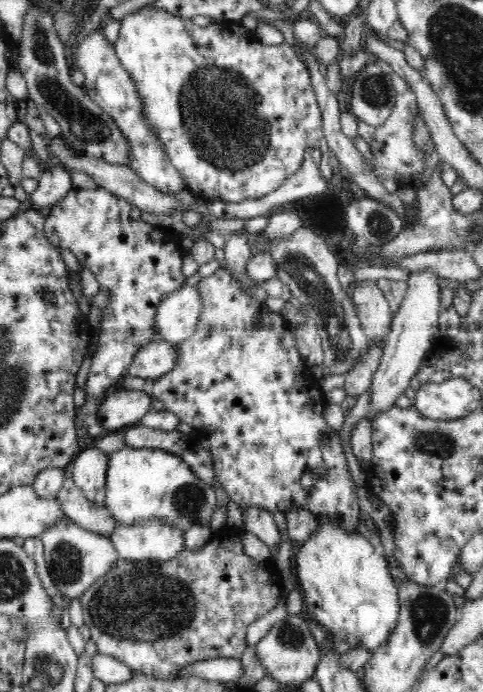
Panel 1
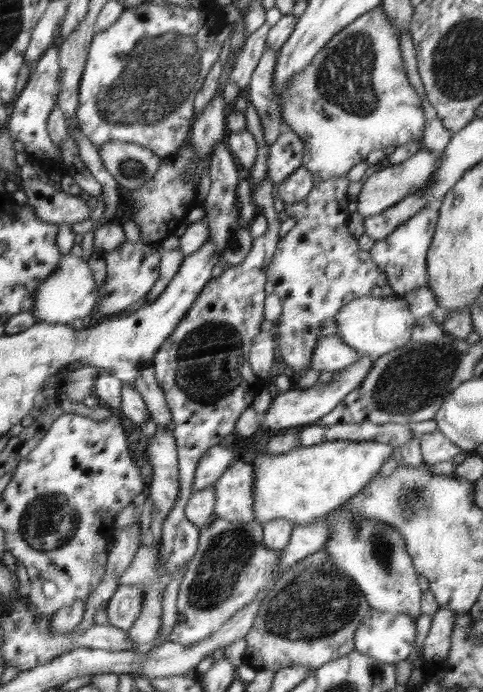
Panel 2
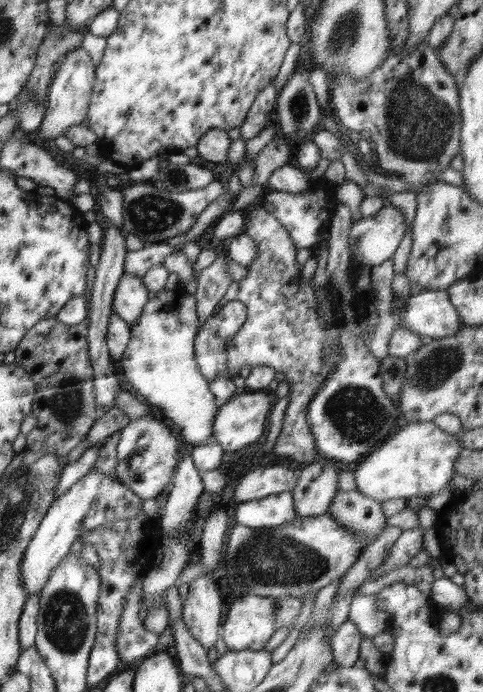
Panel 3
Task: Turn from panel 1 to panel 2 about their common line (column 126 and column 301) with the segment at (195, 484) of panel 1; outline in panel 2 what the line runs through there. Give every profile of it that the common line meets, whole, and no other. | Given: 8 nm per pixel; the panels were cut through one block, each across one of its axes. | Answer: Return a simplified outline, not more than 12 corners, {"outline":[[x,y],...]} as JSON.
{"outline":[[325,441],[247,459],[254,518],[313,523],[394,446]]}

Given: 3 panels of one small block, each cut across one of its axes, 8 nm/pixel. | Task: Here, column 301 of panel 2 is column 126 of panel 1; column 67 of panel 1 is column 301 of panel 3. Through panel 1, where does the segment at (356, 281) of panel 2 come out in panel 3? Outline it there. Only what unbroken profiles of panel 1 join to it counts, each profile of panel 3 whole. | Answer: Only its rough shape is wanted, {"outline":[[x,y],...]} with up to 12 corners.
{"outline":[[317,179],[302,194],[272,189],[262,206],[295,250],[330,230],[336,187]]}

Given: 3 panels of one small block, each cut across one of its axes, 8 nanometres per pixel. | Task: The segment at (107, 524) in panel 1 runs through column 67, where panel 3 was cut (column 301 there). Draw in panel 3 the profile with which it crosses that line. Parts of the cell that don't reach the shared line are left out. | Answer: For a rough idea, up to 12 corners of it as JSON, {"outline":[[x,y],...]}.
{"outline":[[329,457],[302,470],[291,492],[300,518],[327,513],[340,492]]}

